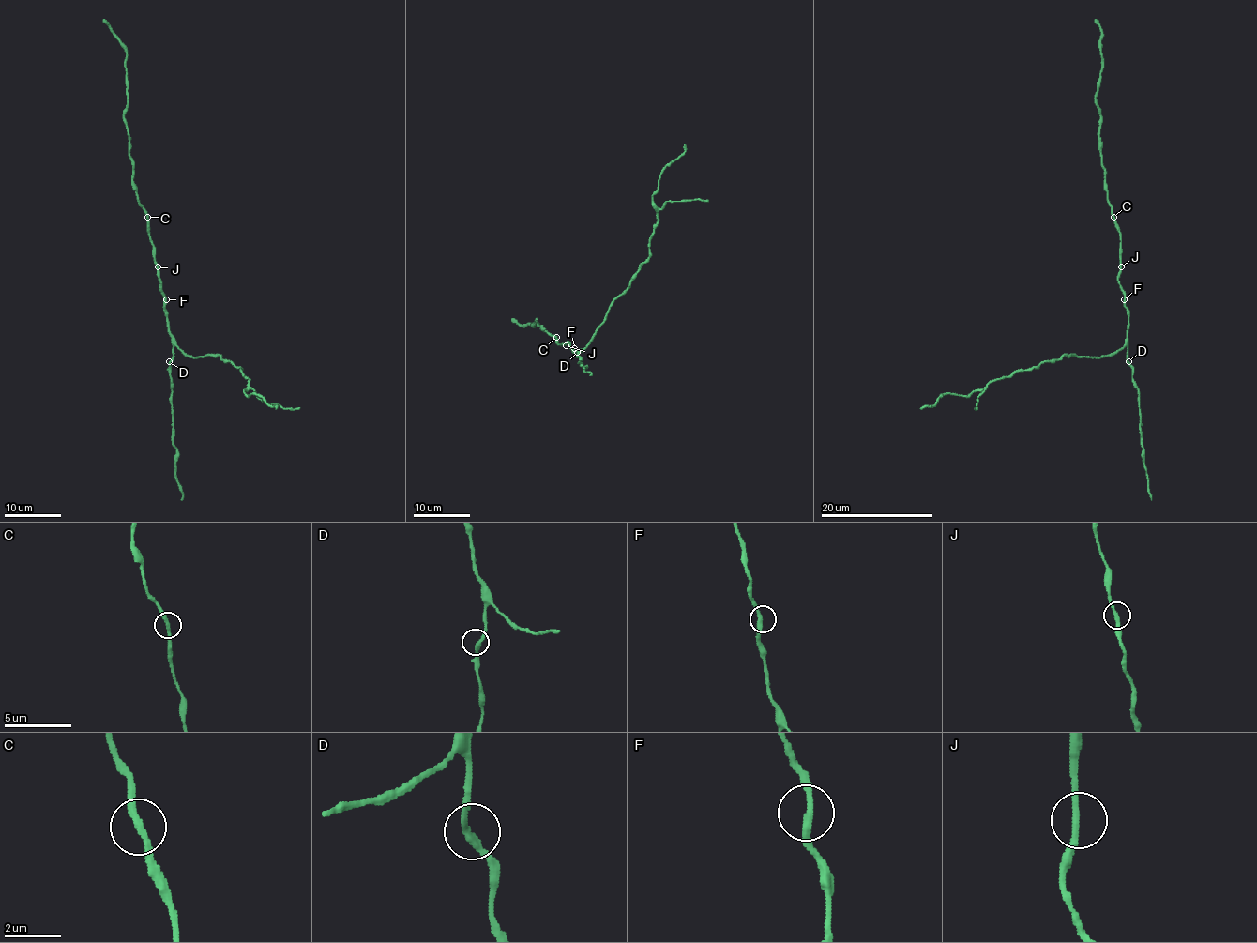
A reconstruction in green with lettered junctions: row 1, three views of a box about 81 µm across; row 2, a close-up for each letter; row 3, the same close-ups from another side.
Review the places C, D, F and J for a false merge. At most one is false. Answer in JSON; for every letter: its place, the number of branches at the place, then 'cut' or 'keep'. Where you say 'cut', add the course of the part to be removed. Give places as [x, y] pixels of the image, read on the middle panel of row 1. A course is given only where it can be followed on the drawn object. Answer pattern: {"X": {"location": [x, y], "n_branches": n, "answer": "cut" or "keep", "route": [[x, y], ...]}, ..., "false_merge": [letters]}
{"C": {"location": [556, 337], "n_branches": 2, "answer": "keep"}, "D": {"location": [577, 352], "n_branches": 2, "answer": "keep"}, "F": {"location": [574, 348], "n_branches": 2, "answer": "keep"}, "J": {"location": [566, 345], "n_branches": 2, "answer": "keep"}, "false_merge": []}

